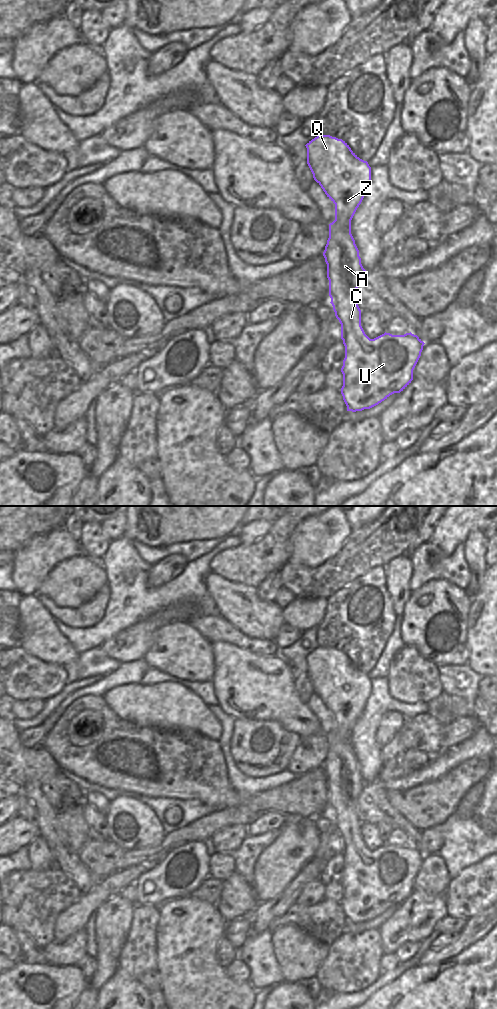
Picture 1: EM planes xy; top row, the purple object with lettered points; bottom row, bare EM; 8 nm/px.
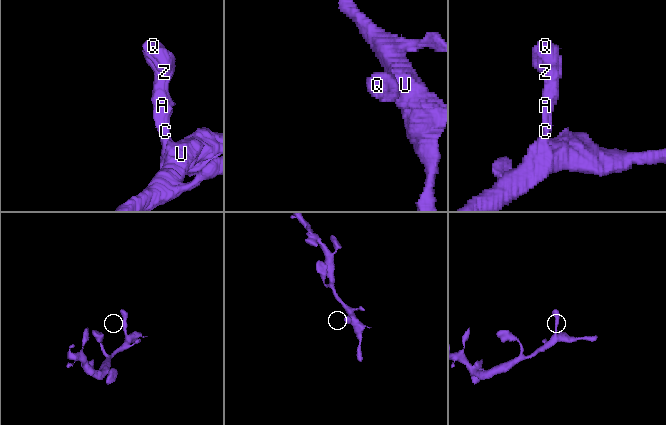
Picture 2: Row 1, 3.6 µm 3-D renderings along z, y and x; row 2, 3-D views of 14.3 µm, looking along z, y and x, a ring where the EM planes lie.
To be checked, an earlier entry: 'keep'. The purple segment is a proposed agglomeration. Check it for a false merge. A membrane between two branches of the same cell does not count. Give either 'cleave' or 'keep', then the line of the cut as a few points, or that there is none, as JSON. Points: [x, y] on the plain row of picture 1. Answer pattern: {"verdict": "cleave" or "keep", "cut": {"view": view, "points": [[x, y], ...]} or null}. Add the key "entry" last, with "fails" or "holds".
{"verdict": "keep", "cut": null, "entry": "holds"}

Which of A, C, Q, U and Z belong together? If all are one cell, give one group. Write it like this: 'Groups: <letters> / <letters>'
Groups: A C Q U Z

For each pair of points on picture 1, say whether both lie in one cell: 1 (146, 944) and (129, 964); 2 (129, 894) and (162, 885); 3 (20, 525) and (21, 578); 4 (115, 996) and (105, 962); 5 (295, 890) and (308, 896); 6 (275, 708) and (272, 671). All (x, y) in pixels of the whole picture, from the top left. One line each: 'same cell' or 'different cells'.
1: same cell
2: different cells
3: different cells
4: different cells
5: different cells
6: same cell

